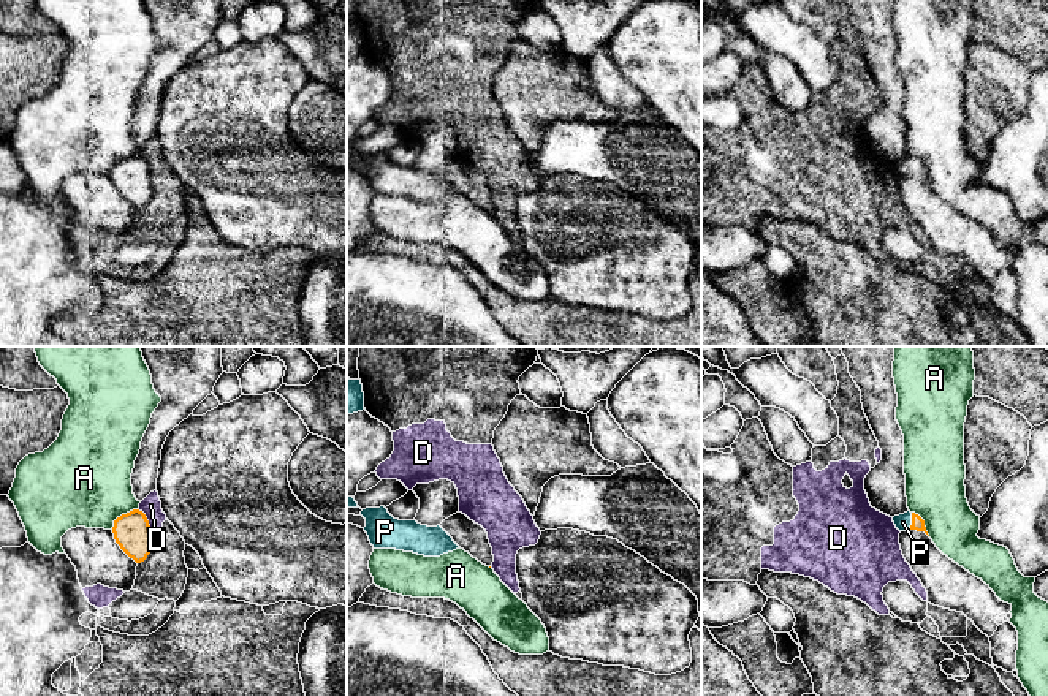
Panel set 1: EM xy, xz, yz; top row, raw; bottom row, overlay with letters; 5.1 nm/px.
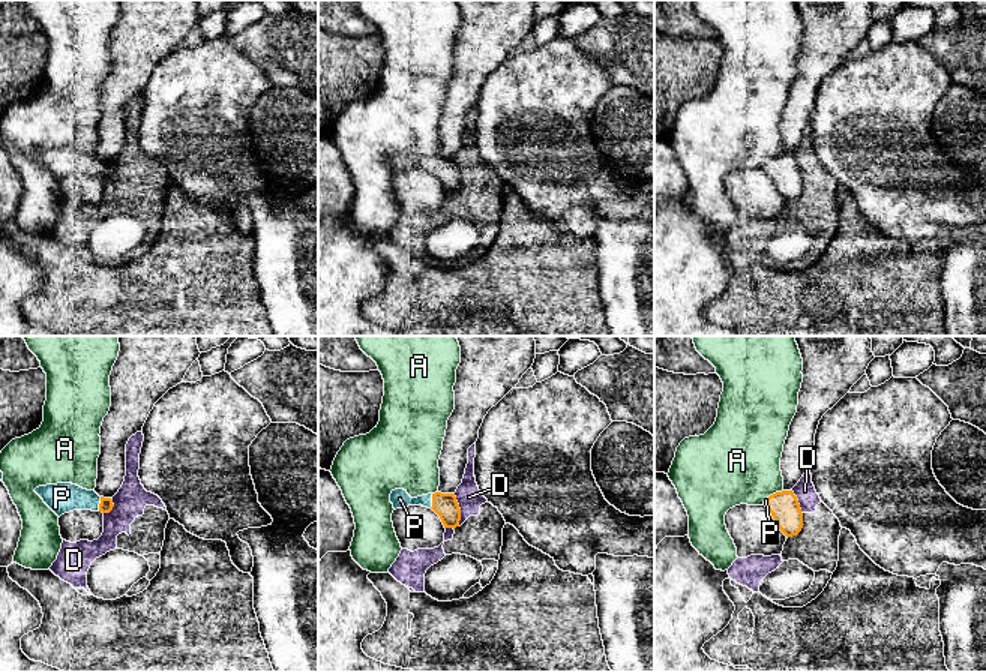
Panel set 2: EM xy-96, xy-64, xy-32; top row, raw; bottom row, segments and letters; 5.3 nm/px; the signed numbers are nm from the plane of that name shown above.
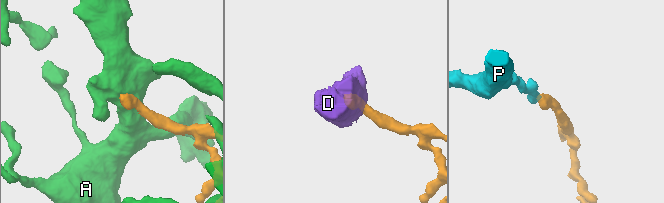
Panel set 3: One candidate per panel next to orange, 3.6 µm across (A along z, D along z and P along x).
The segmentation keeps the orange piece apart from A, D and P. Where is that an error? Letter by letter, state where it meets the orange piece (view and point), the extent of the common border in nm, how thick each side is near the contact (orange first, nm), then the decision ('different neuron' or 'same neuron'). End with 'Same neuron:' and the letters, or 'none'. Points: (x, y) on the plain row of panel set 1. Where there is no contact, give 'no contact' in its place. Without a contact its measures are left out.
A: contact xy (122, 160); length 170 nm; calibres 190 and 460 nm; different neuron
D: contact xy (146, 165); length 140 nm; calibres 190 and 100 nm; different neuron
P: contact yz (912, 166); length 90 nm; calibres 60 and 90 nm; same neuron
Same neuron: P

